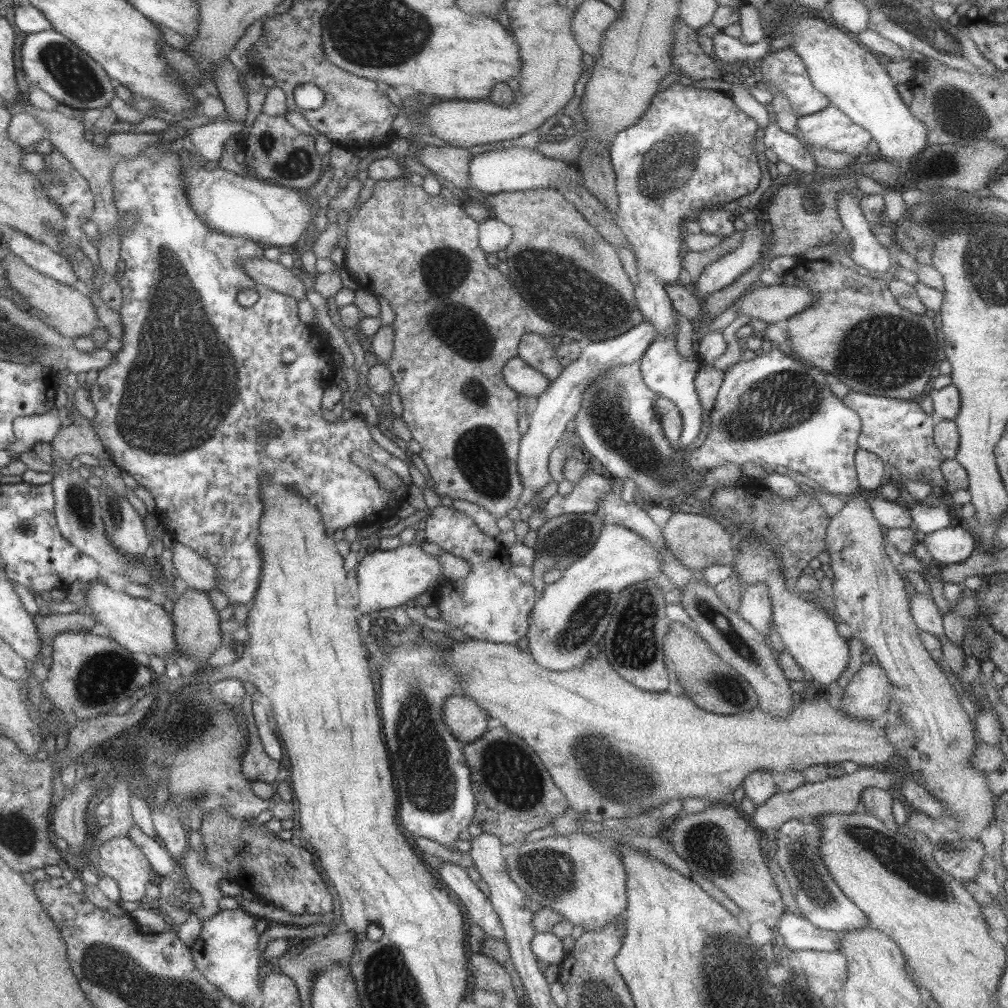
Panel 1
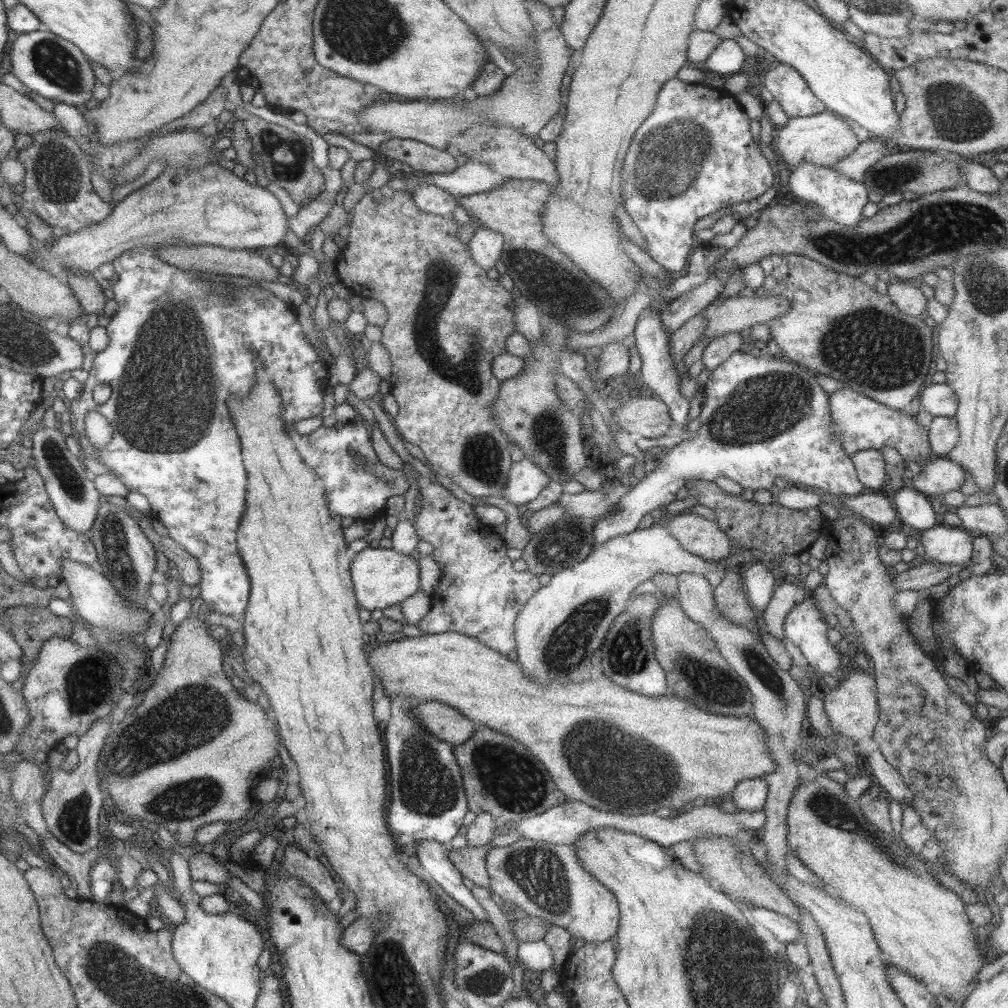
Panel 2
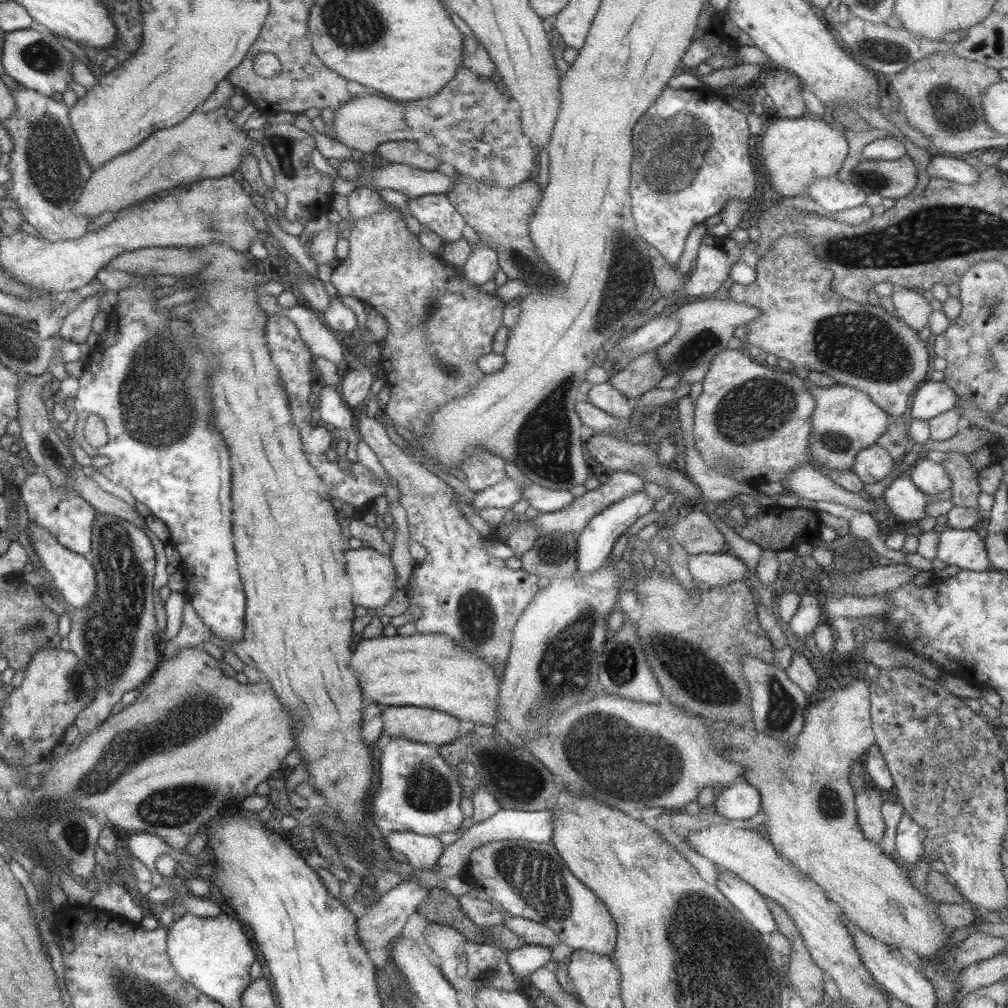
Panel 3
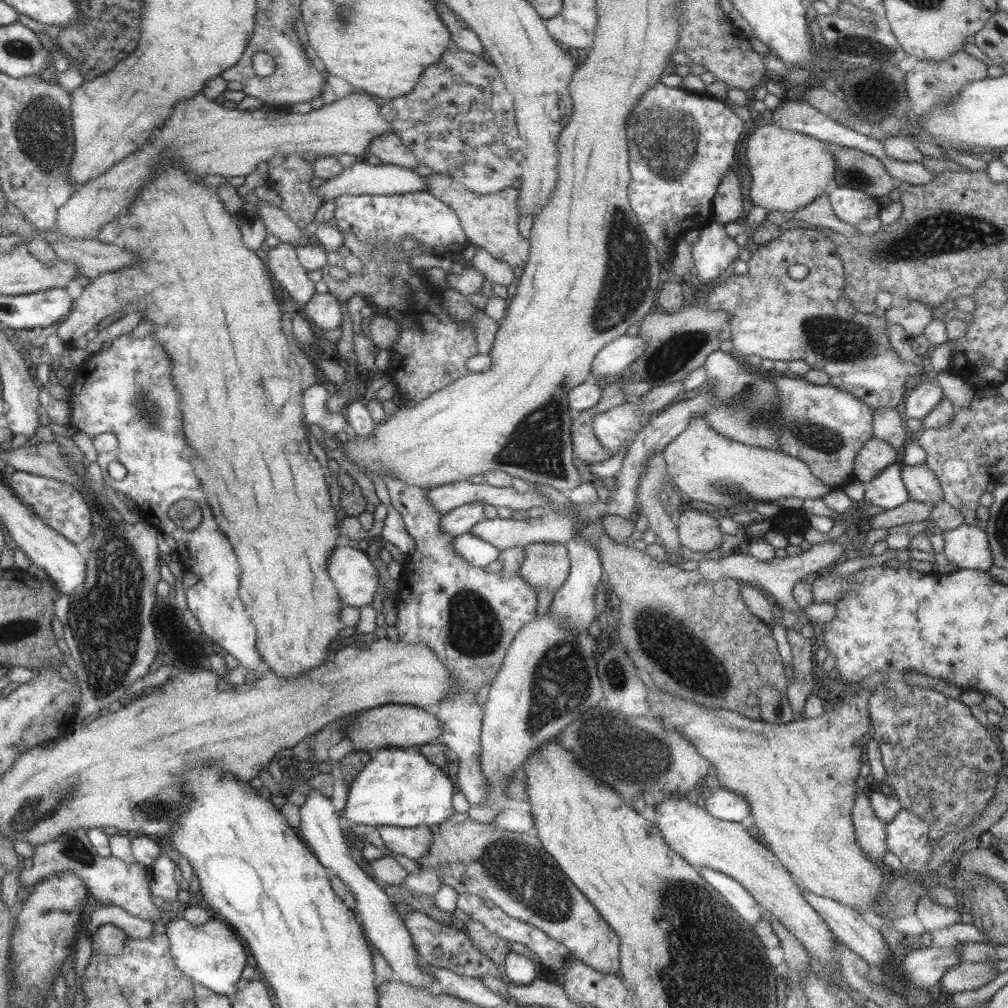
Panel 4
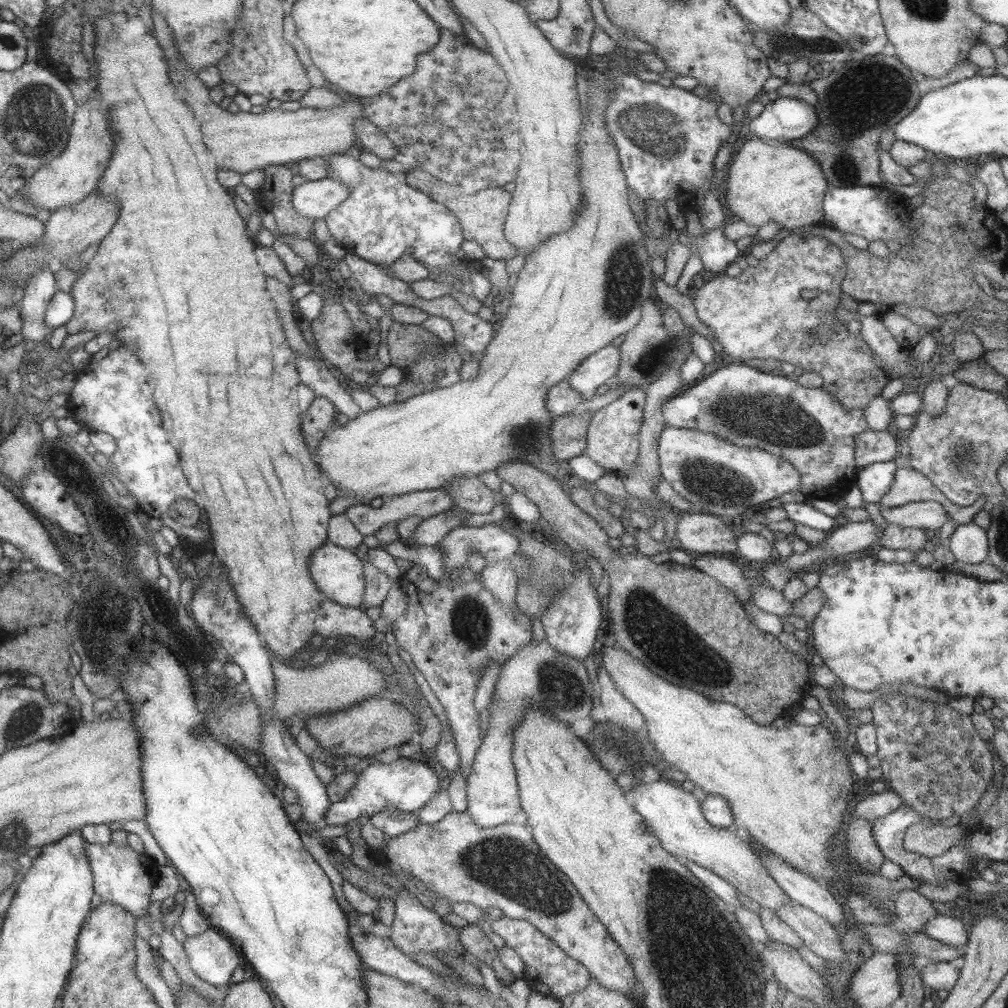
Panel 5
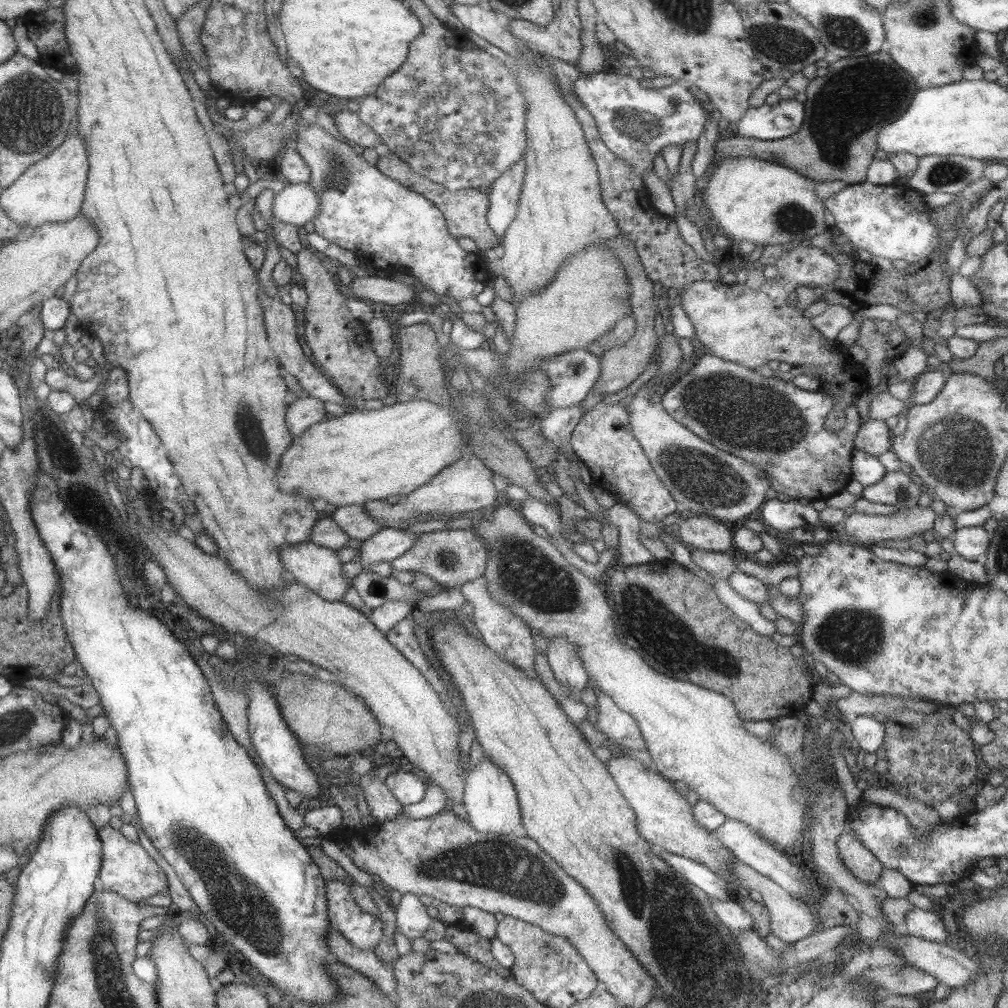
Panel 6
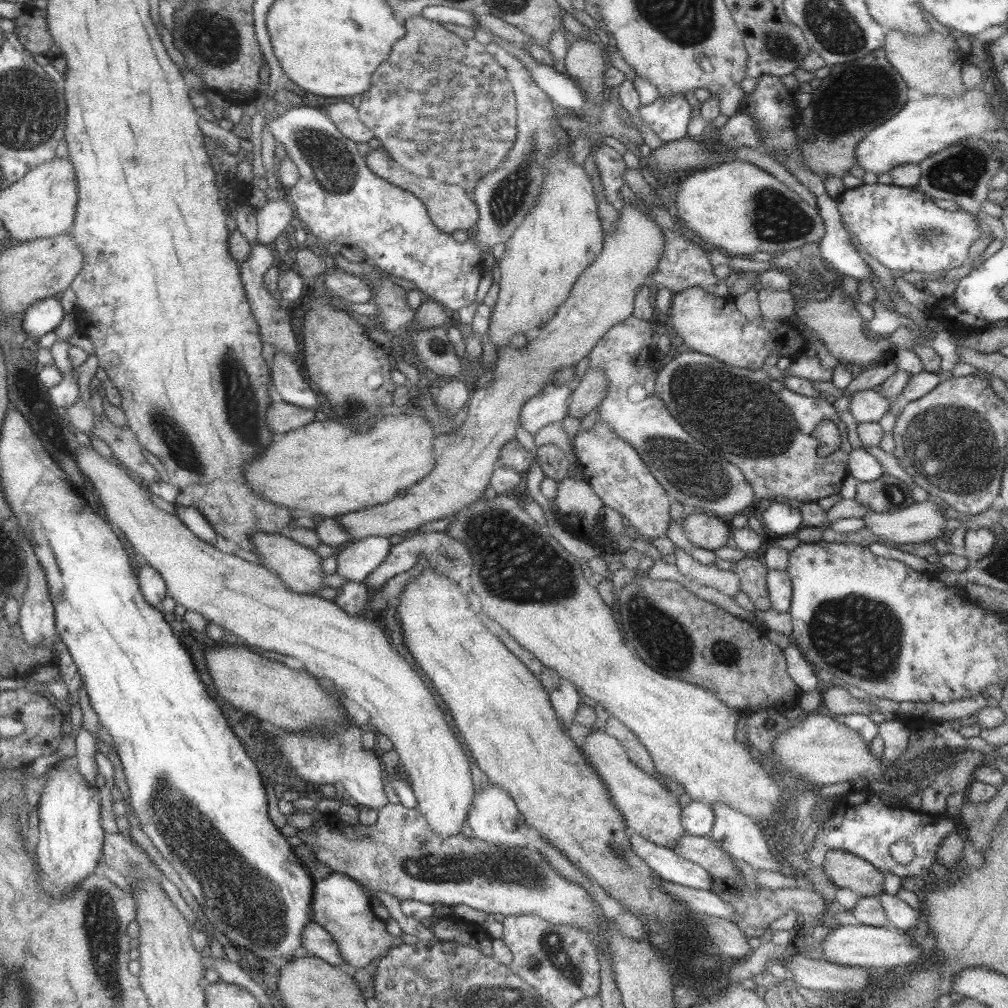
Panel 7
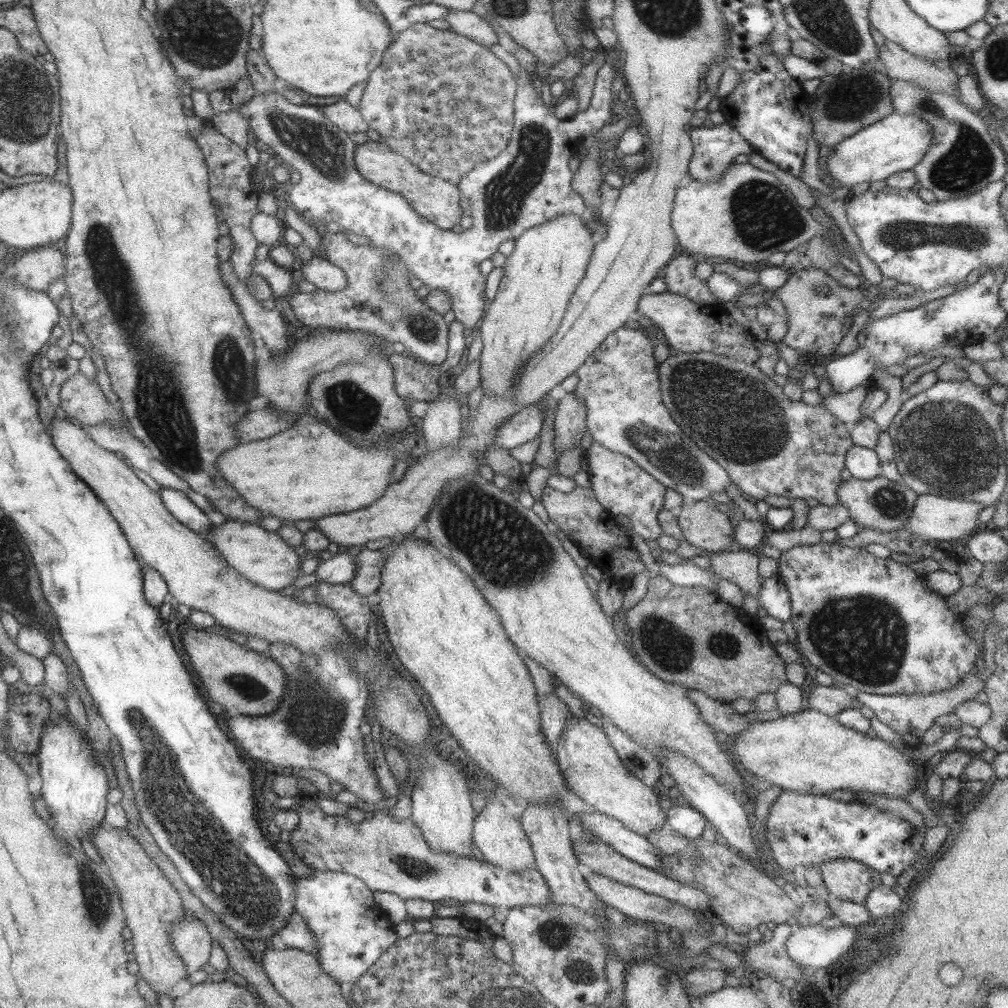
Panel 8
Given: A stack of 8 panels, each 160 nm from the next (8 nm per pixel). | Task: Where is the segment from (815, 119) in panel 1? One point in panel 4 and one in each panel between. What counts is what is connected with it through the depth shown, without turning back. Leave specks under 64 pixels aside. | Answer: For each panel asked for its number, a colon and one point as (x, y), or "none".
2: (823, 139)
3: (794, 152)
4: (788, 170)

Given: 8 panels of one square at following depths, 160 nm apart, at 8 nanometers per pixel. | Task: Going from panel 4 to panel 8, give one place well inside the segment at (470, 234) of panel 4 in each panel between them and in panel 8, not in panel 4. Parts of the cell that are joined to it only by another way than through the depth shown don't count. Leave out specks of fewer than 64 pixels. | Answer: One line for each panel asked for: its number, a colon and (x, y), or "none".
5: (481, 215)
6: (464, 211)
7: (449, 208)
8: (437, 200)

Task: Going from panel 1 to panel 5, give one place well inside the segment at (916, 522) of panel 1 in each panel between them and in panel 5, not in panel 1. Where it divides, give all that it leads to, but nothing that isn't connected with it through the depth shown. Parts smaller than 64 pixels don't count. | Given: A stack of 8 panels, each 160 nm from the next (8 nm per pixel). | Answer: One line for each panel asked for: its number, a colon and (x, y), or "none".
2: (914, 510)
3: (905, 501)
4: (886, 490)
5: (873, 480)

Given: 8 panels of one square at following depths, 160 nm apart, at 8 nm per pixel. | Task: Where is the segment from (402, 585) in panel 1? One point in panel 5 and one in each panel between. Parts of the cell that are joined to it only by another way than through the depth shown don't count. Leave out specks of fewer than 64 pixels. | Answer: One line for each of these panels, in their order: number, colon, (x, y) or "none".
2: (380, 577)
3: (371, 574)
4: (355, 580)
5: (338, 573)

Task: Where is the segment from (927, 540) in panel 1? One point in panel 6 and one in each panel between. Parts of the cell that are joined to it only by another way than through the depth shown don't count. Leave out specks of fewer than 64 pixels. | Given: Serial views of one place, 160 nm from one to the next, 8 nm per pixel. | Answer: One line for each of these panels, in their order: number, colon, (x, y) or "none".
2: (952, 546)
3: (963, 548)
4: (966, 547)
5: (968, 543)
6: (971, 543)

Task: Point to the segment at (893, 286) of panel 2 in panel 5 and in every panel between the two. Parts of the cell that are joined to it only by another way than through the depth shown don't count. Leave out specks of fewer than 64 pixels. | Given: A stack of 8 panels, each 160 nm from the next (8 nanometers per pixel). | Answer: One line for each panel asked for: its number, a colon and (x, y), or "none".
3: (912, 307)
4: (913, 317)
5: (906, 334)

